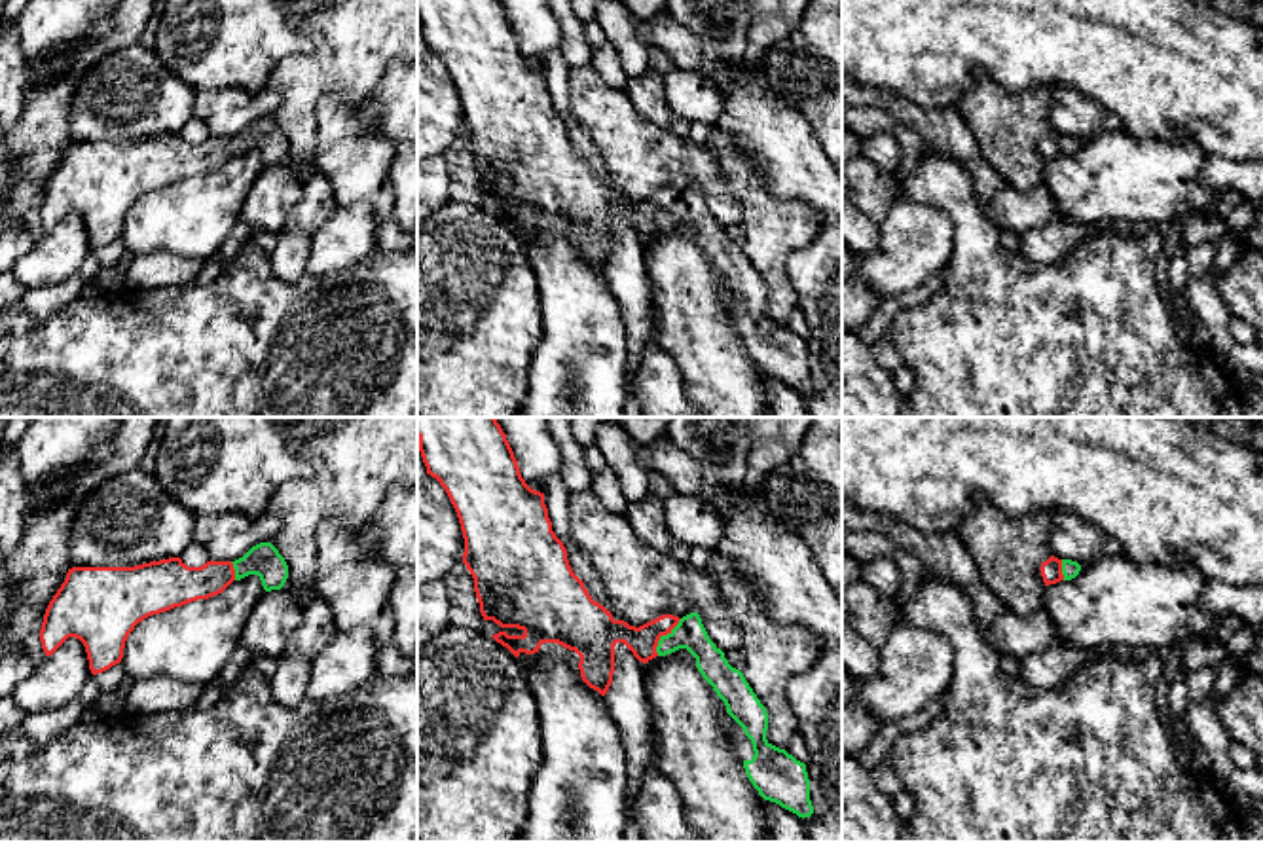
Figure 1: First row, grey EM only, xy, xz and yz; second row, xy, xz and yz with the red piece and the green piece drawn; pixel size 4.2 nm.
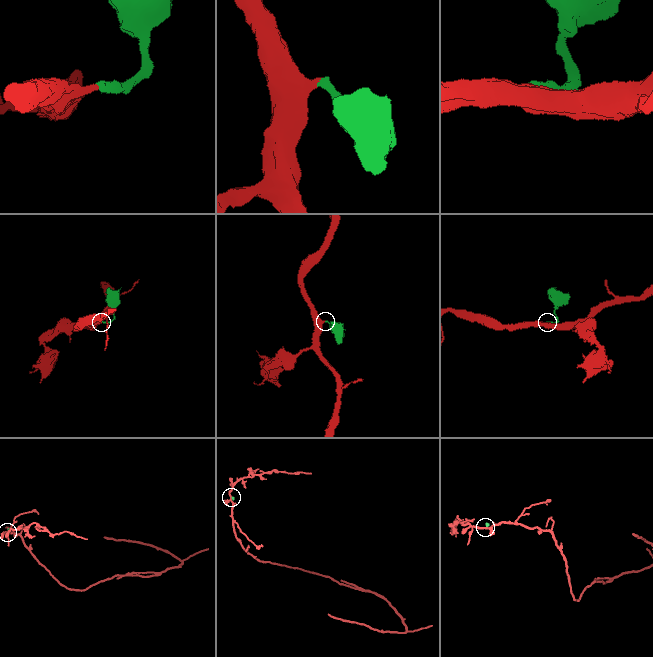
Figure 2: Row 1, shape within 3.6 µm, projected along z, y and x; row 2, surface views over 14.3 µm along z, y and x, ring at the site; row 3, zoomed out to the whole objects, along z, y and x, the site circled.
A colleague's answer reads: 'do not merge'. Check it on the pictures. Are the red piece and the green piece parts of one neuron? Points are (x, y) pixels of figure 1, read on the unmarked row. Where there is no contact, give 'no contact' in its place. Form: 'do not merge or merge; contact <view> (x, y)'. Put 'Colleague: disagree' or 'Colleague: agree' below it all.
merge; contact xz (662, 209)
Colleague: disagree

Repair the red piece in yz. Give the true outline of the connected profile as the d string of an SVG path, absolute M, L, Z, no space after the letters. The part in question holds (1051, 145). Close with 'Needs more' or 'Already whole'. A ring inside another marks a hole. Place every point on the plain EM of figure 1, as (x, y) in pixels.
M1051 131L1047 137L1041 138L1041 152L1045 161L1056 159L1060 156L1071 156L1079 150L1081 140L1071 135L1058 135Z. Needs more

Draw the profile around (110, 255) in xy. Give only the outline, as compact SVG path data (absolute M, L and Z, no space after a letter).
M119 239L112 241L110 245L93 250L101 267L114 267L121 262L123 256L123 245Z

